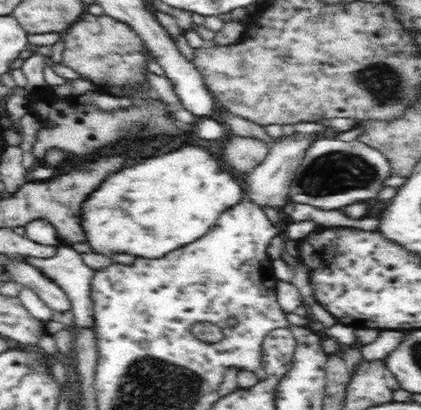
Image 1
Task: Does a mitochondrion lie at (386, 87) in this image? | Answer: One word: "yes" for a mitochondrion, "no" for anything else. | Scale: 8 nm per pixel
yes

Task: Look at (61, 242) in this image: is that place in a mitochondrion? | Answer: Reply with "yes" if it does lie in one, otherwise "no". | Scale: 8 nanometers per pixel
no

